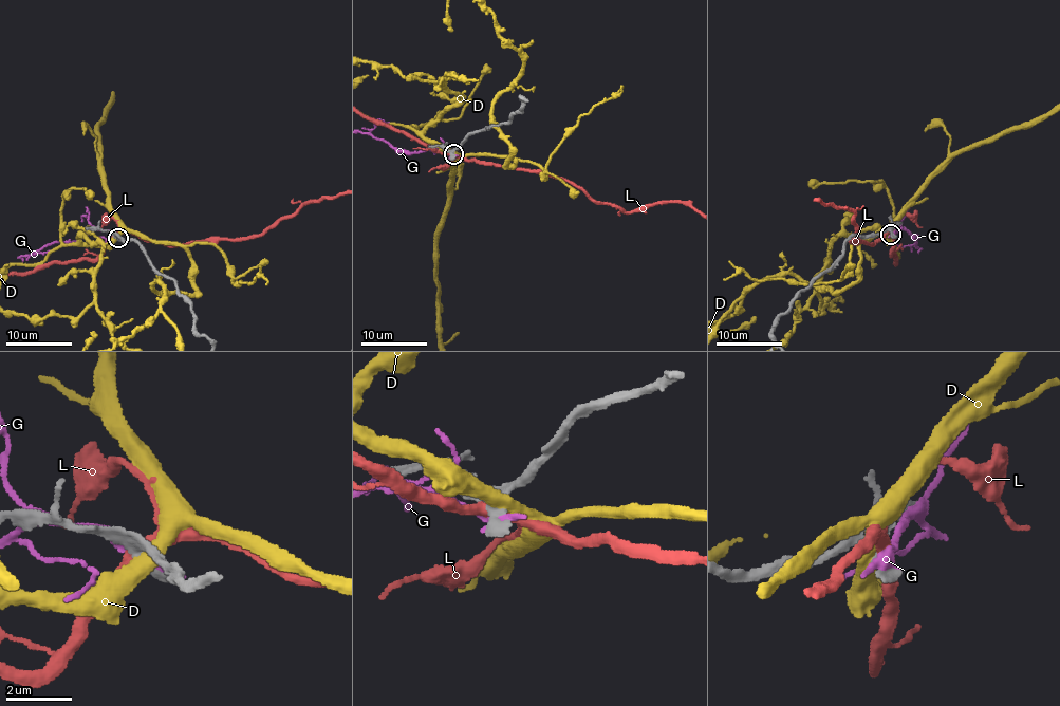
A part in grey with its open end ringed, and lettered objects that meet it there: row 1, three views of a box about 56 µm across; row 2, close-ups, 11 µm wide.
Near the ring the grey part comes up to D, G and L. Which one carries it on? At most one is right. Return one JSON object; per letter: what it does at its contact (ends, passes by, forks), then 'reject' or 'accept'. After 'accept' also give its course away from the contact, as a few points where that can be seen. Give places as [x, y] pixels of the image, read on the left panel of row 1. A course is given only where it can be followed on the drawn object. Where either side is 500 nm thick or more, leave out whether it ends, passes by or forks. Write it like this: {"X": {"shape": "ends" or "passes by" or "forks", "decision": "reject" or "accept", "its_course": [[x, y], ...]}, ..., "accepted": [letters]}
{"D": {"shape": "passes by", "decision": "reject"}, "G": {"shape": "ends", "decision": "reject"}, "L": {"shape": "forks", "decision": "reject"}, "accepted": []}

